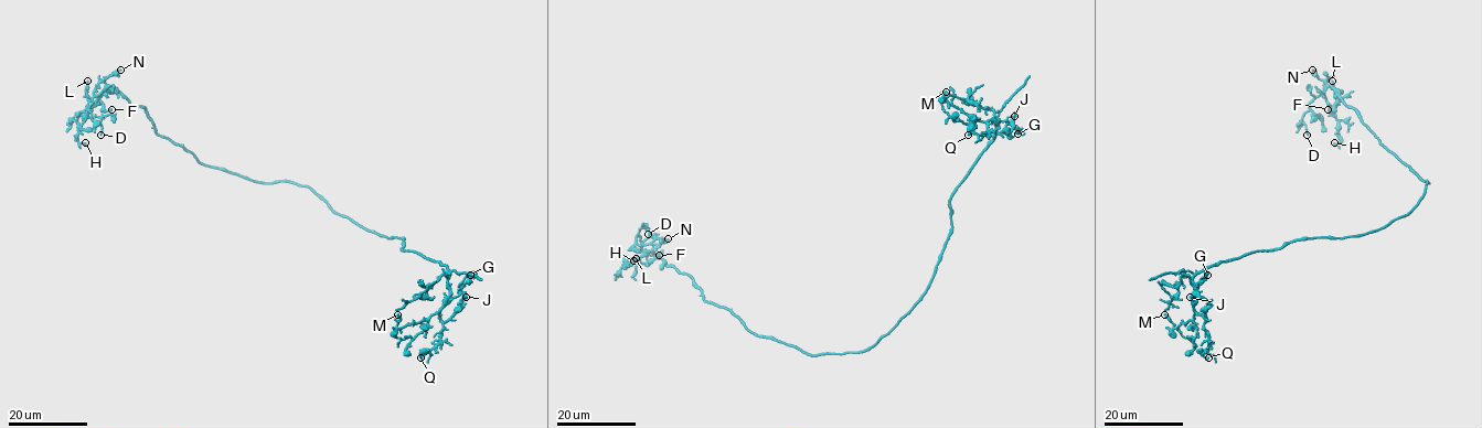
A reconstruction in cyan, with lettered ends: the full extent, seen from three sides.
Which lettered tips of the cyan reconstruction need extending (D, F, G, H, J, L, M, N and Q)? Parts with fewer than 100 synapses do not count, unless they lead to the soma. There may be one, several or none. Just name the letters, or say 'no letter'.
no letter

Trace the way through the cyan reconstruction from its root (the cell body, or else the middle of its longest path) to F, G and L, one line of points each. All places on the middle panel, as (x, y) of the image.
F: (877, 342), (860, 352), (810, 354), (756, 335), (651, 250), (639, 260), (659, 255)
G: (877, 342), (927, 289), (951, 227), (950, 195), (994, 137), (995, 119), (1011, 122), (1021, 131), (1017, 134)
L: (877, 342), (860, 352), (802, 353), (752, 333), (651, 250), (636, 258)

